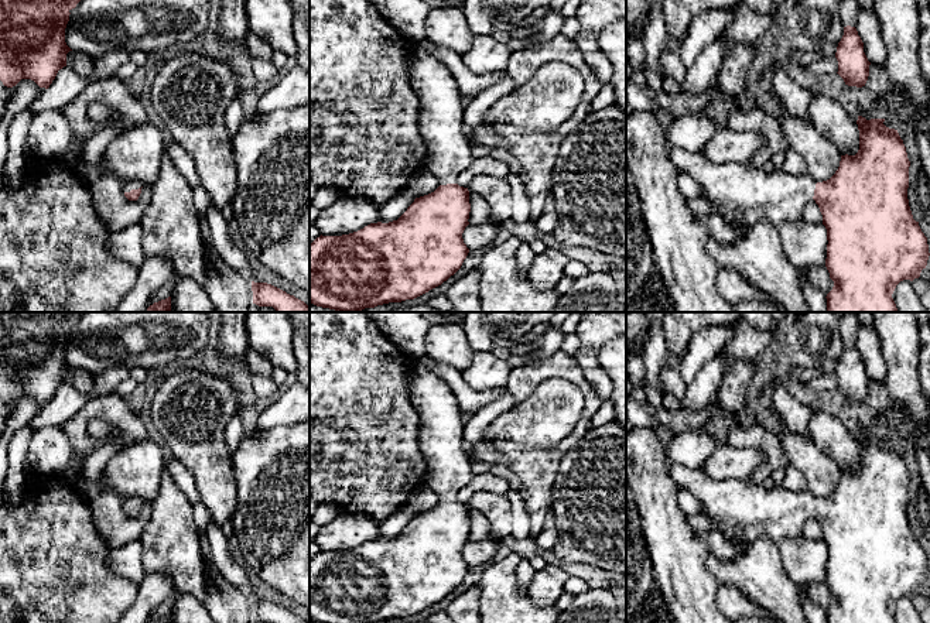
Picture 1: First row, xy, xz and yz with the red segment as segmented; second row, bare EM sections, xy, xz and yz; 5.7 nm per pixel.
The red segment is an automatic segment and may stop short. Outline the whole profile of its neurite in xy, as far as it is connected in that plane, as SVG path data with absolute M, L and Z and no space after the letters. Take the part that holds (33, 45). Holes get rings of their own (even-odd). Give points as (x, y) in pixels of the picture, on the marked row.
M0 0L0 81L13 88L21 79L31 79L48 89L59 69L66 66L66 54L72 51L65 42L69 11L81 0Z

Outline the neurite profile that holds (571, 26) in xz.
M567 17L564 20L564 25L561 28L561 34L570 40L575 40L577 35L579 34L579 21L577 17Z

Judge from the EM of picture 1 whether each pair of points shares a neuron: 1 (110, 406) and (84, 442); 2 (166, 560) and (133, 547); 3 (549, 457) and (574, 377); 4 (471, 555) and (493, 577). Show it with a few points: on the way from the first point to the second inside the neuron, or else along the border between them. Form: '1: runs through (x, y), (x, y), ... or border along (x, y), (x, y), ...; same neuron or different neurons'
1: runs through (98, 407), (82, 421), (82, 430); same neuron
2: border along (139, 540), (143, 570), (147, 574); different neurons
3: runs through (570, 440), (584, 423), (588, 413), (588, 399); same neuron
4: border along (492, 561), (484, 567); different neurons

